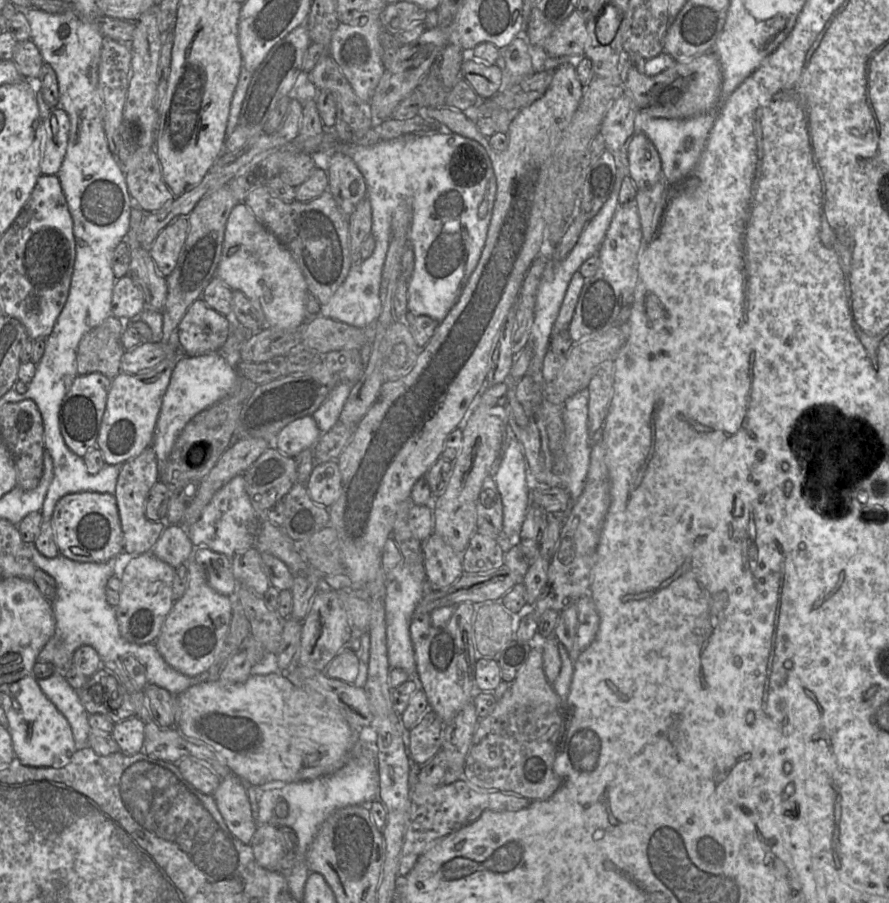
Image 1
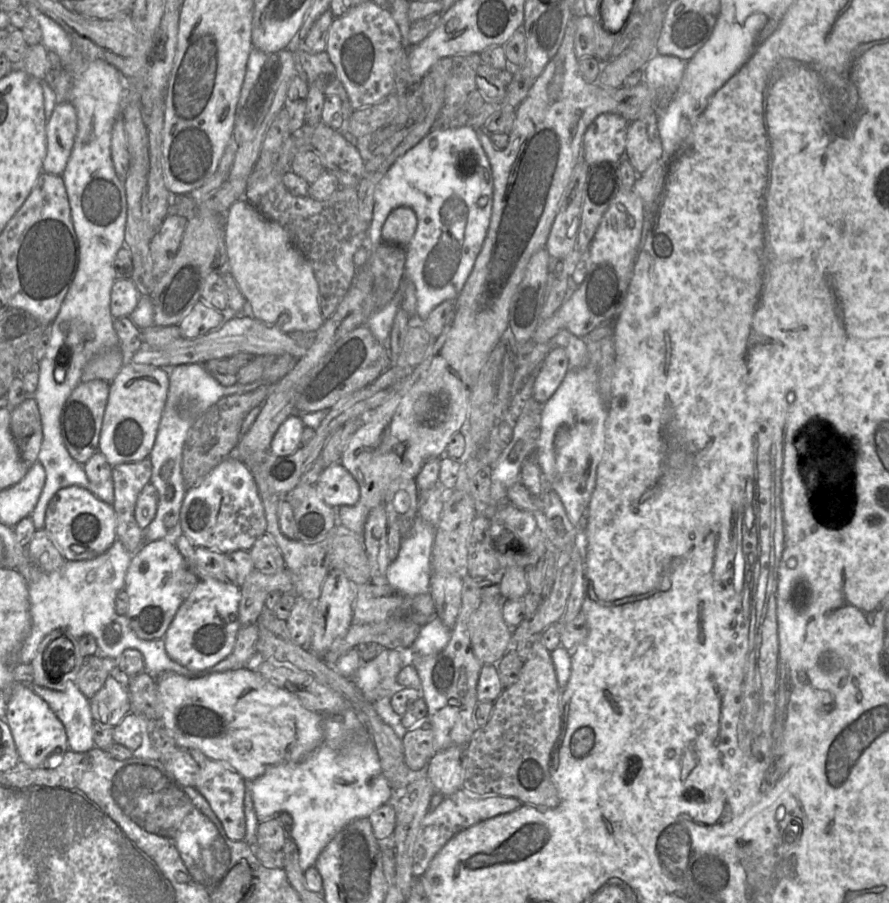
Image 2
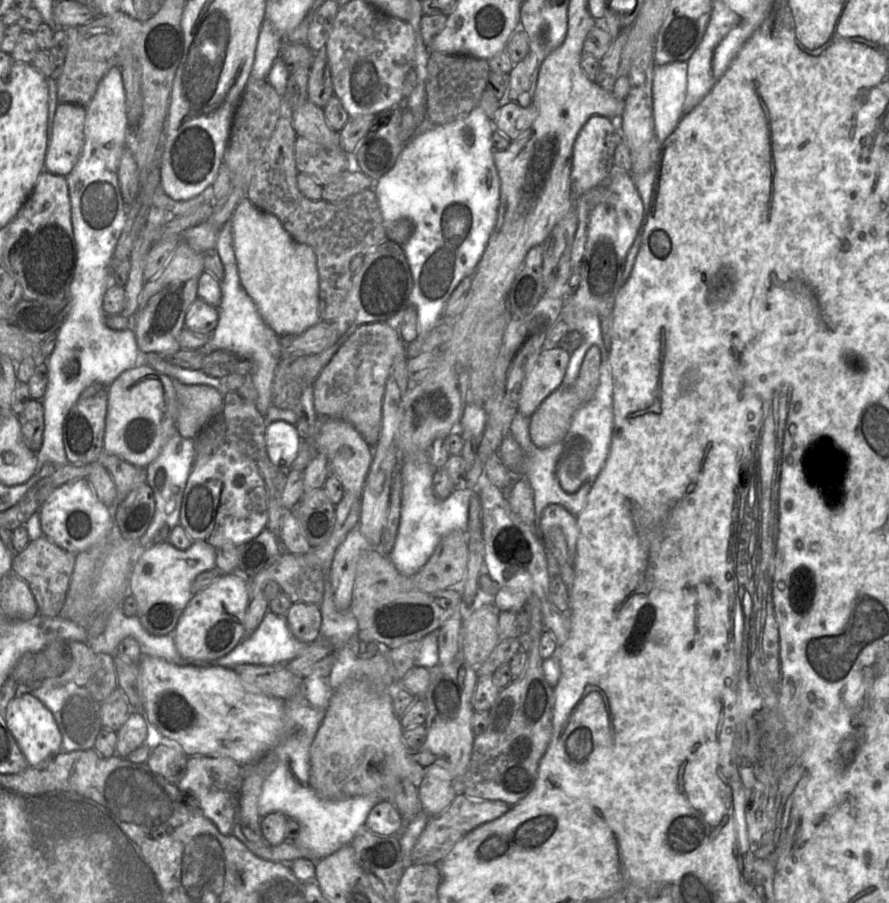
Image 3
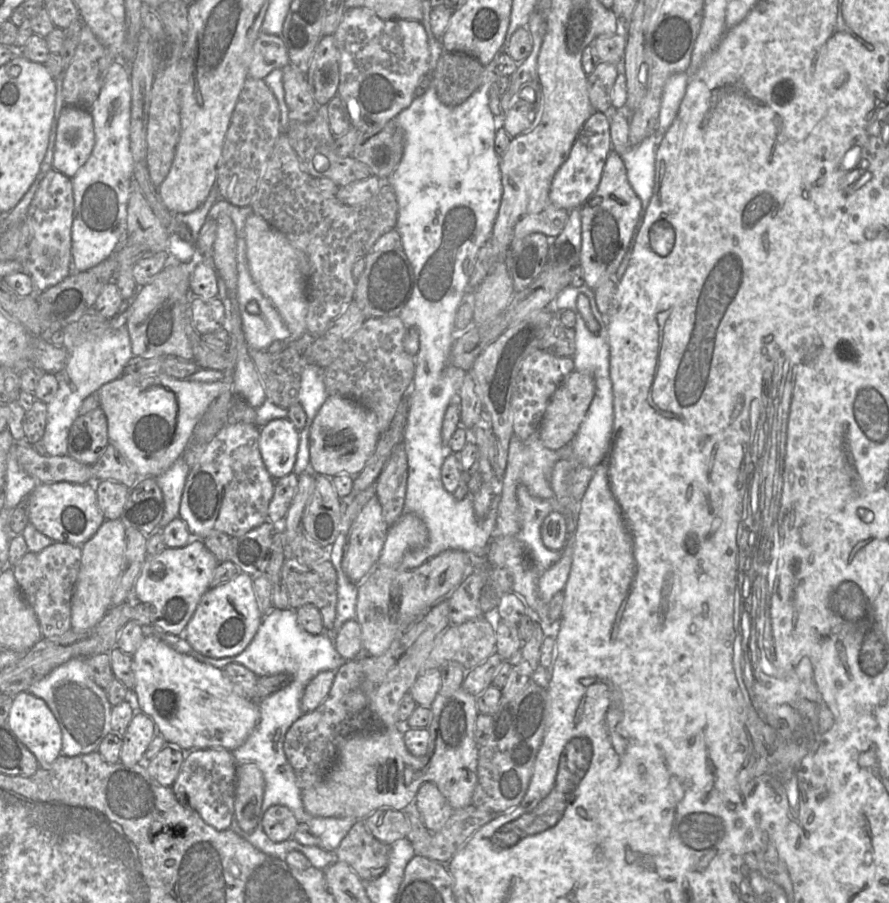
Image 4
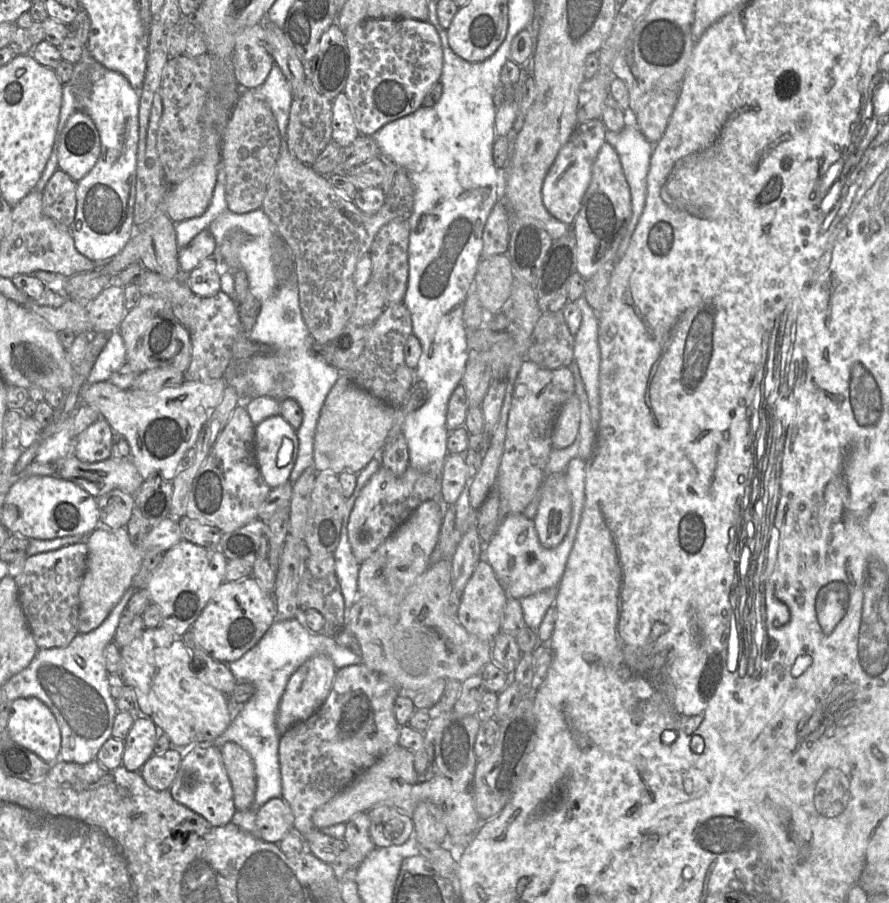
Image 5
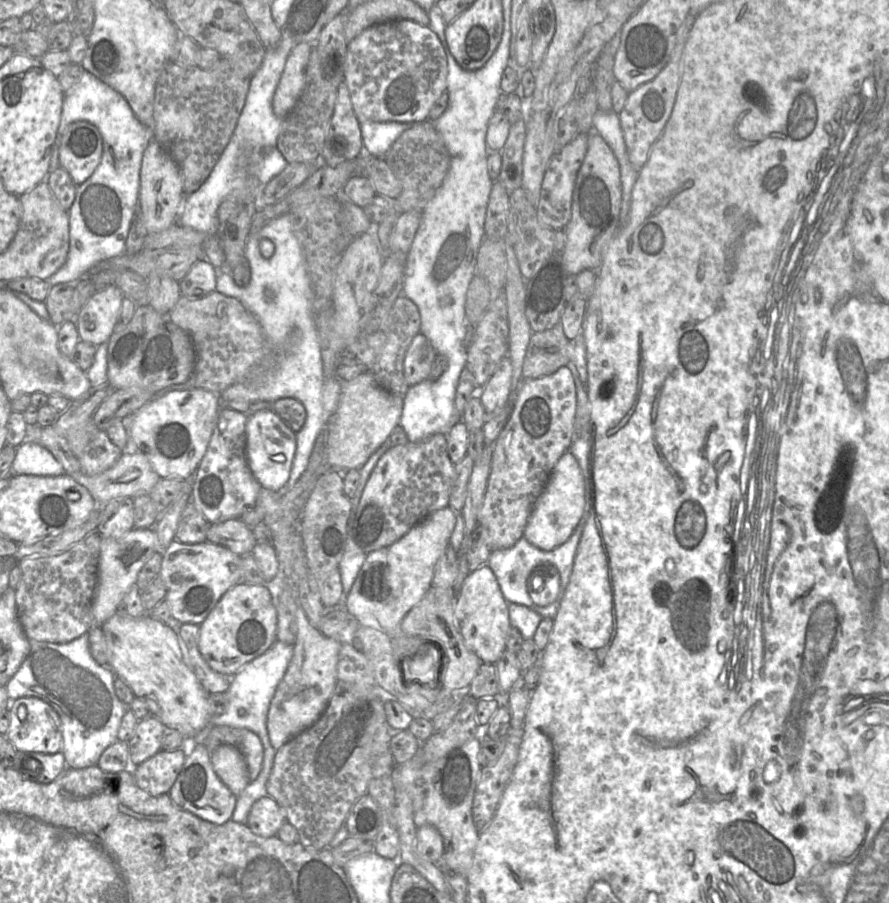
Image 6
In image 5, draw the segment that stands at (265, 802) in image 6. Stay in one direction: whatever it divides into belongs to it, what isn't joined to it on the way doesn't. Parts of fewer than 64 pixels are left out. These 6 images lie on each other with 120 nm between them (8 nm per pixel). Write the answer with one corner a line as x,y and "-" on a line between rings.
272,798
263,804
256,814
256,835
263,841
279,843
286,834
293,831
294,815
289,804
282,798

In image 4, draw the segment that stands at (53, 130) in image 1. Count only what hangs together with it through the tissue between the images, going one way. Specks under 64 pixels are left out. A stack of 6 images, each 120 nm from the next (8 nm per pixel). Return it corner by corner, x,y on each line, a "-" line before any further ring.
66,105
58,122
53,169
73,178
90,157
94,144
90,110

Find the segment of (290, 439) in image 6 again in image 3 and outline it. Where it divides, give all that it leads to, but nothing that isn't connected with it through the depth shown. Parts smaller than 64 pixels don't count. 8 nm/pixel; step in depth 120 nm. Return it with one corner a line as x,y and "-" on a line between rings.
274,421
266,427
266,446
271,462
284,471
291,468
302,446
295,424

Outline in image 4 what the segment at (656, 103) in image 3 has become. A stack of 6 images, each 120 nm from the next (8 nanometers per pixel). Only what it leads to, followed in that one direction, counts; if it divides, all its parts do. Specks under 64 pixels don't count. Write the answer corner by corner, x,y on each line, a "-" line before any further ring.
688,72
676,73
667,80
664,86
657,125
657,133
660,139
668,131
677,116
688,80

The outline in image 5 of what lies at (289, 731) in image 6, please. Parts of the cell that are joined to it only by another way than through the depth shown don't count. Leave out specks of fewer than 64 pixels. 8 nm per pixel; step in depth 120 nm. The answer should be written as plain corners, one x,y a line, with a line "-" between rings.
316,654
306,660
291,675
280,699
276,714
276,728
279,735
285,733
294,724
308,719
320,708
331,690
336,670
328,656

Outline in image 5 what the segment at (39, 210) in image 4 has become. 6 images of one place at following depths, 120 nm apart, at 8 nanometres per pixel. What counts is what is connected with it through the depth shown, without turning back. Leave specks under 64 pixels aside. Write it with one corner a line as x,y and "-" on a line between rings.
58,169
43,192
43,212
60,225
70,228
76,213
77,182

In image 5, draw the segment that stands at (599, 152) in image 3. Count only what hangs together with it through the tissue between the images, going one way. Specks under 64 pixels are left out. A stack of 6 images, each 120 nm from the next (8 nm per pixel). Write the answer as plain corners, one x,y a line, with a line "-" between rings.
601,118
578,124
561,148
542,186
542,201
547,211
559,221
572,225
592,178
592,168
601,146
606,142
606,126

